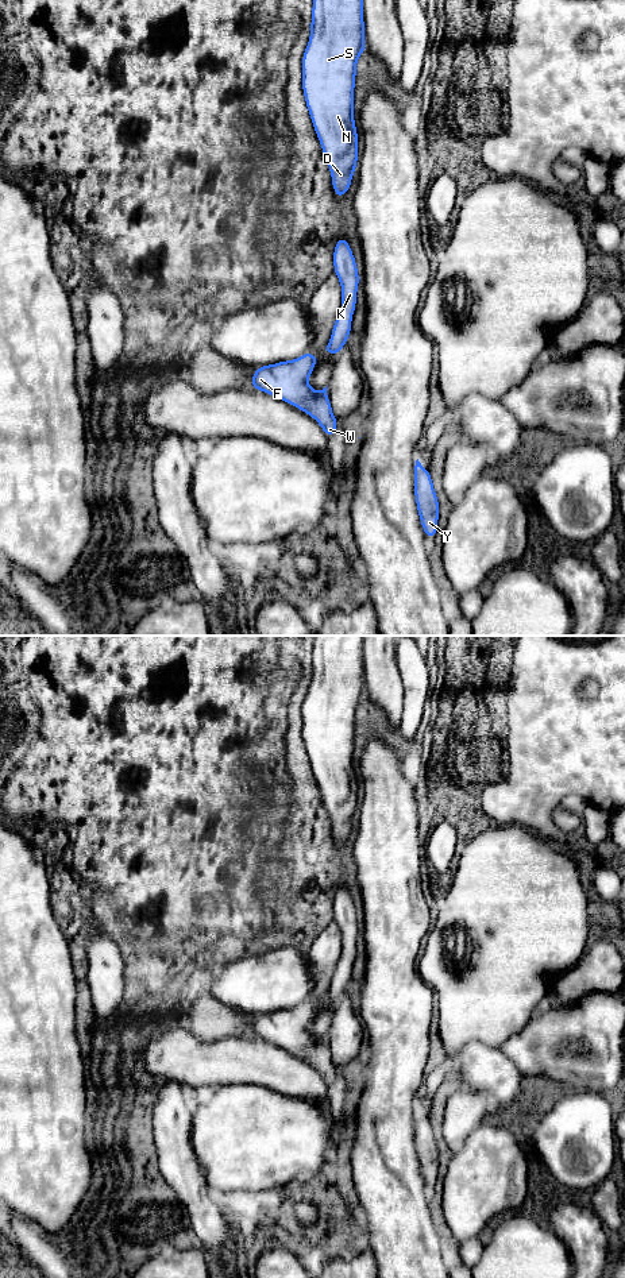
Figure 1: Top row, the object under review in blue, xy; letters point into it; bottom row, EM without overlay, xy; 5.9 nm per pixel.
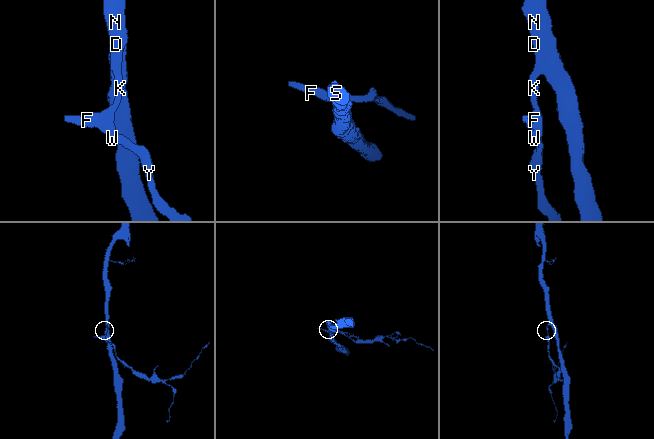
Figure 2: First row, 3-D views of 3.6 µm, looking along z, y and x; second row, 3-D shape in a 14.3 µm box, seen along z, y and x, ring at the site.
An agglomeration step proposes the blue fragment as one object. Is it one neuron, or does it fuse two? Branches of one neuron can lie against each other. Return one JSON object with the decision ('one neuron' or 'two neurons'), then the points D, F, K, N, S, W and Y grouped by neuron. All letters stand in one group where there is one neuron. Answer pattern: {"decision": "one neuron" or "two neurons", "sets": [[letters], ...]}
{"decision": "one neuron", "sets": [["D", "F", "K", "N", "S", "W", "Y"]]}

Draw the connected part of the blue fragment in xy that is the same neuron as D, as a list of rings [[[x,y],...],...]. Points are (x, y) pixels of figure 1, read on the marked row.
[[[313,0],[310,35],[302,54],[302,92],[337,198],[348,193],[359,157],[354,89],[358,58],[364,50],[363,0]]]

